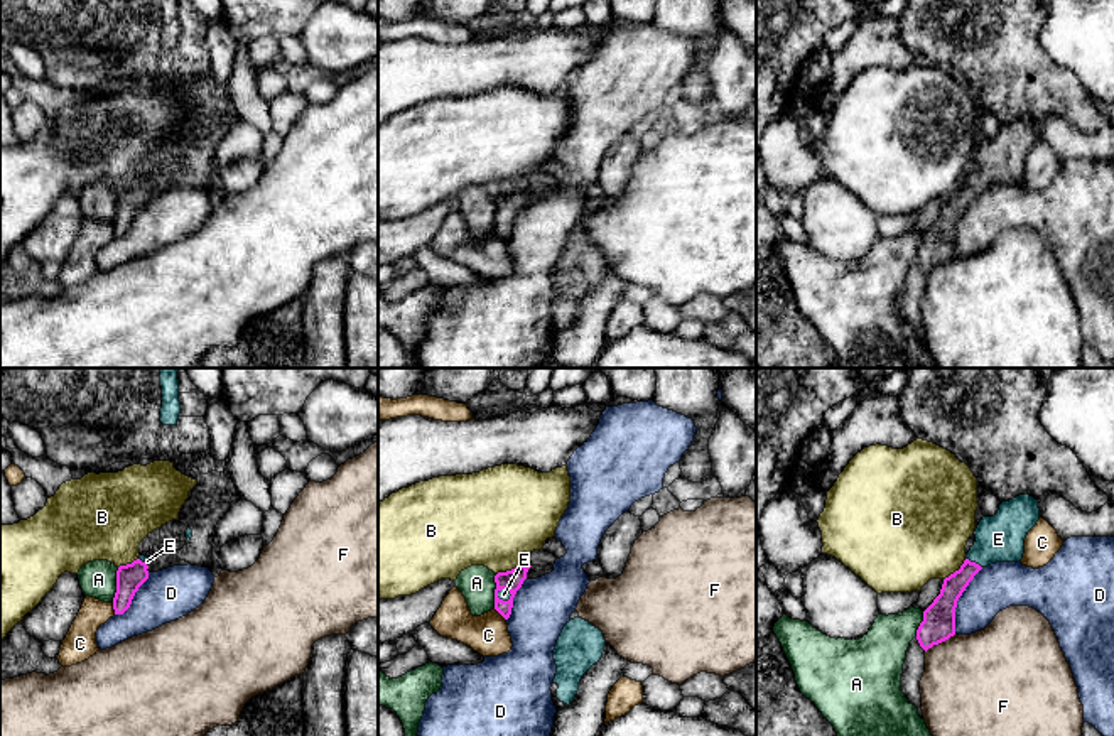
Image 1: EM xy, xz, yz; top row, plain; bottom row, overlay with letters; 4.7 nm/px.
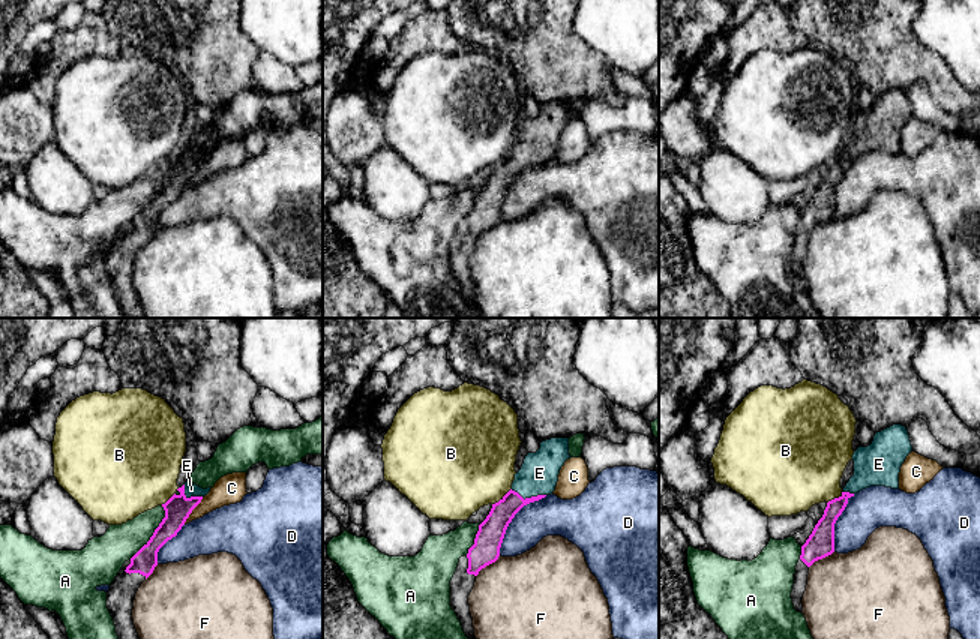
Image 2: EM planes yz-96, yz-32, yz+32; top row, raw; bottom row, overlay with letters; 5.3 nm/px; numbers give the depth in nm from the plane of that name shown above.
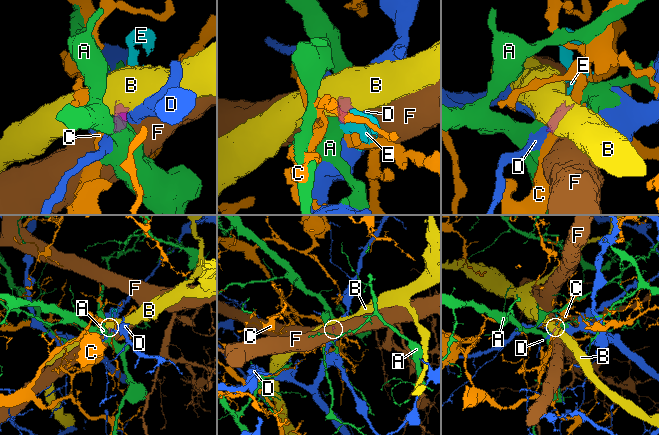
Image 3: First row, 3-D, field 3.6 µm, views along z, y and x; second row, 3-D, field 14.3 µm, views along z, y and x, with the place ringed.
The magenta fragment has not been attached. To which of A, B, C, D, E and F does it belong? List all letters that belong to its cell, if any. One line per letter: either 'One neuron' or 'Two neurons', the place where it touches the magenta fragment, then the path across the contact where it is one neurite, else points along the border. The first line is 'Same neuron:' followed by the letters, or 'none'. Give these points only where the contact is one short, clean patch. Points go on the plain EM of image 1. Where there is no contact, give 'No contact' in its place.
Same neuron: E
A: Two neurons. Touches magenta at xy (117, 206)
B: Two neurons. Touches magenta at xz (515, 189). Boundary: xz (530, 186), (497, 196)
C: Two neurons. Touches magenta at xz (500, 235). Boundary: xz (493, 230), (505, 242)
D: Two neurons. Touches magenta at yz (957, 221)
E: One neuron. Touches magenta at yz (974, 184). Path across: yz (944, 227), (954, 206), (974, 184), (998, 161)
F: Two neurons. Touches magenta at yz (940, 264). Boundary: yz (956, 255), (934, 265), (925, 274)

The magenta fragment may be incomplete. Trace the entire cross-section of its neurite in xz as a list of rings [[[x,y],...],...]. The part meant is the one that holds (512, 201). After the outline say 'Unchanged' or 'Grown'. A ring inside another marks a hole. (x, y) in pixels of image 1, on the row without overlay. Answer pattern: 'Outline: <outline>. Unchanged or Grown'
Outline: [[[532,187],[515,189],[506,194],[498,194],[495,198],[496,211],[495,211],[495,231],[508,241],[513,230],[513,219],[516,213],[522,209],[523,203],[527,201],[527,194]]]. Grown

